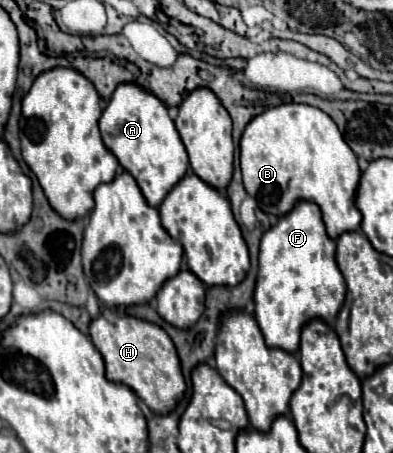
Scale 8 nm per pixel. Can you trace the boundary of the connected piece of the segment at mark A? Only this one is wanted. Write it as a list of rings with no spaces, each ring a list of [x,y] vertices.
[[[121,84],[113,92],[99,120],[99,128],[107,150],[113,152],[123,170],[135,178],[147,204],[153,208],[163,202],[163,196],[175,186],[175,180],[179,180],[183,172],[189,172],[189,158],[179,132],[169,118],[167,106],[137,84]]]

